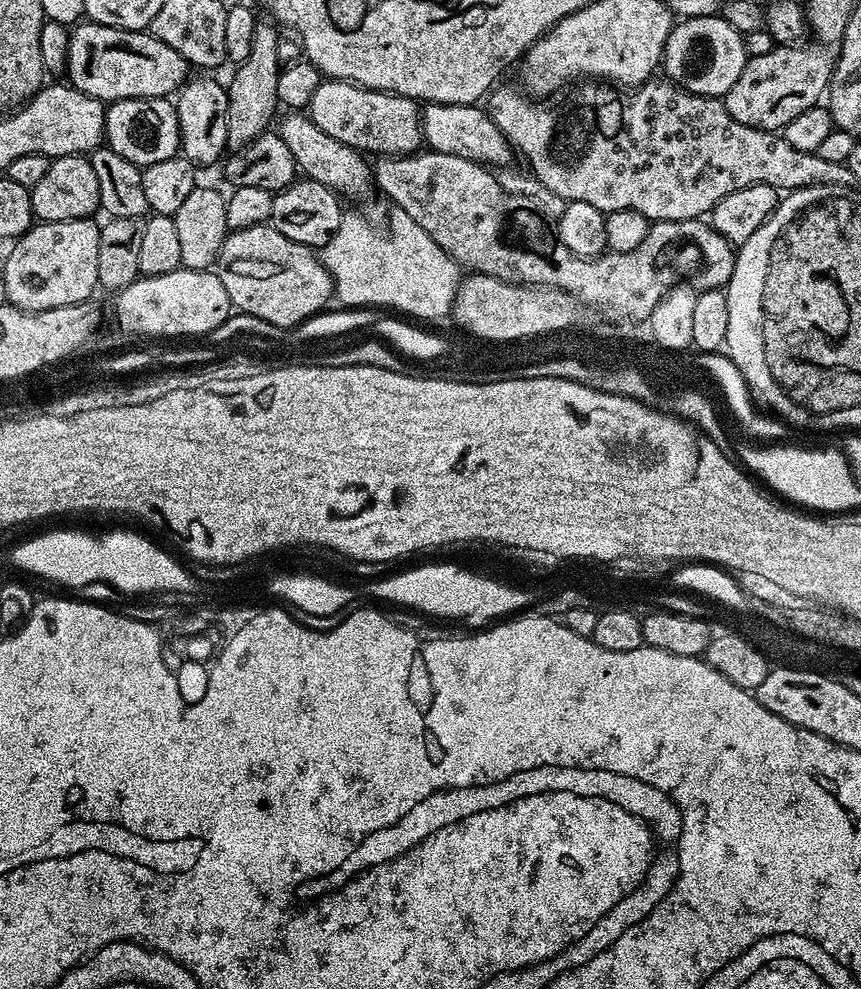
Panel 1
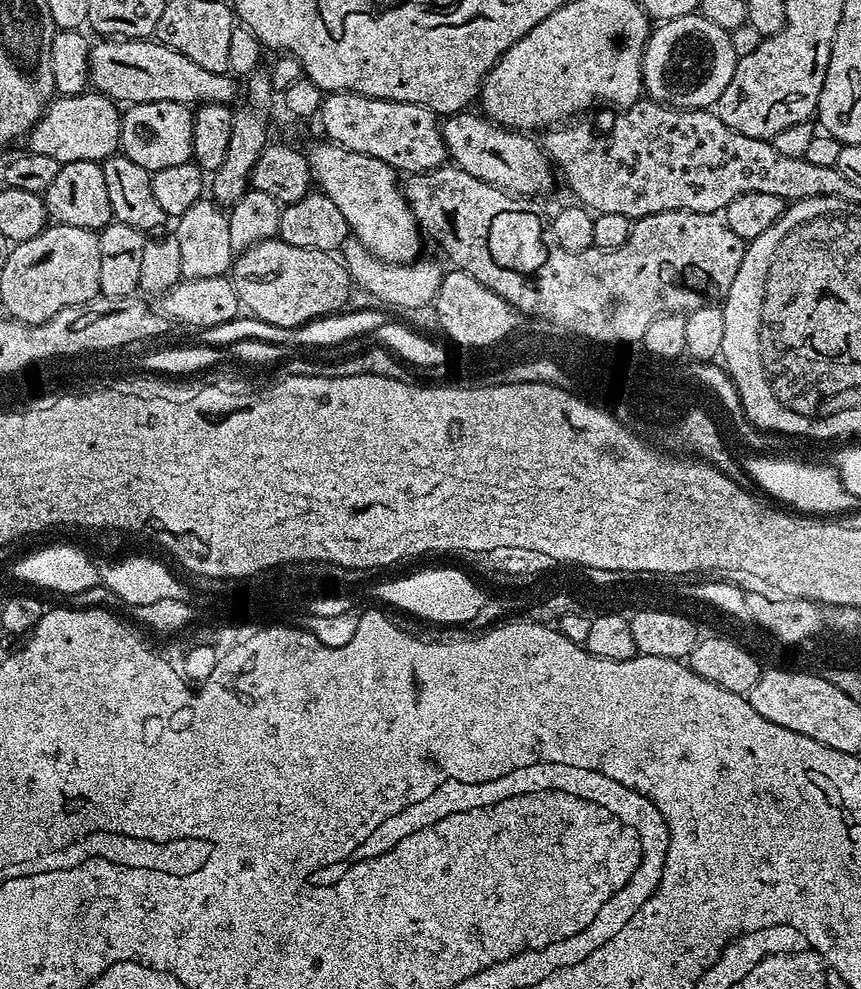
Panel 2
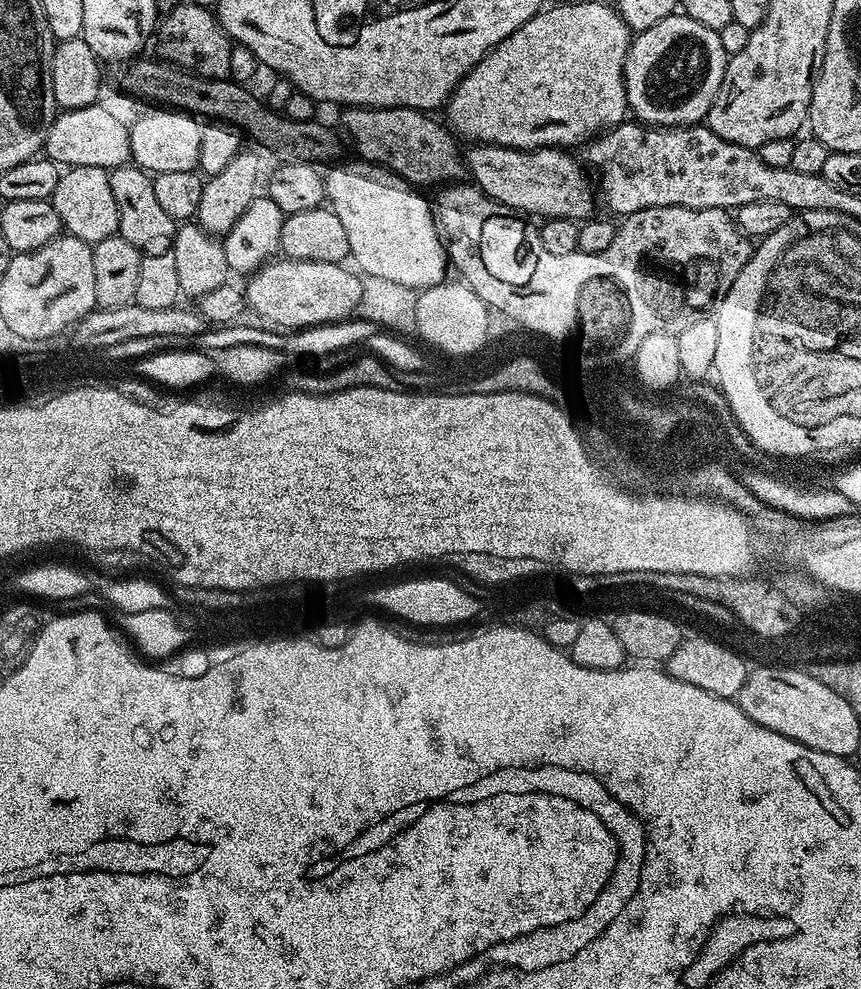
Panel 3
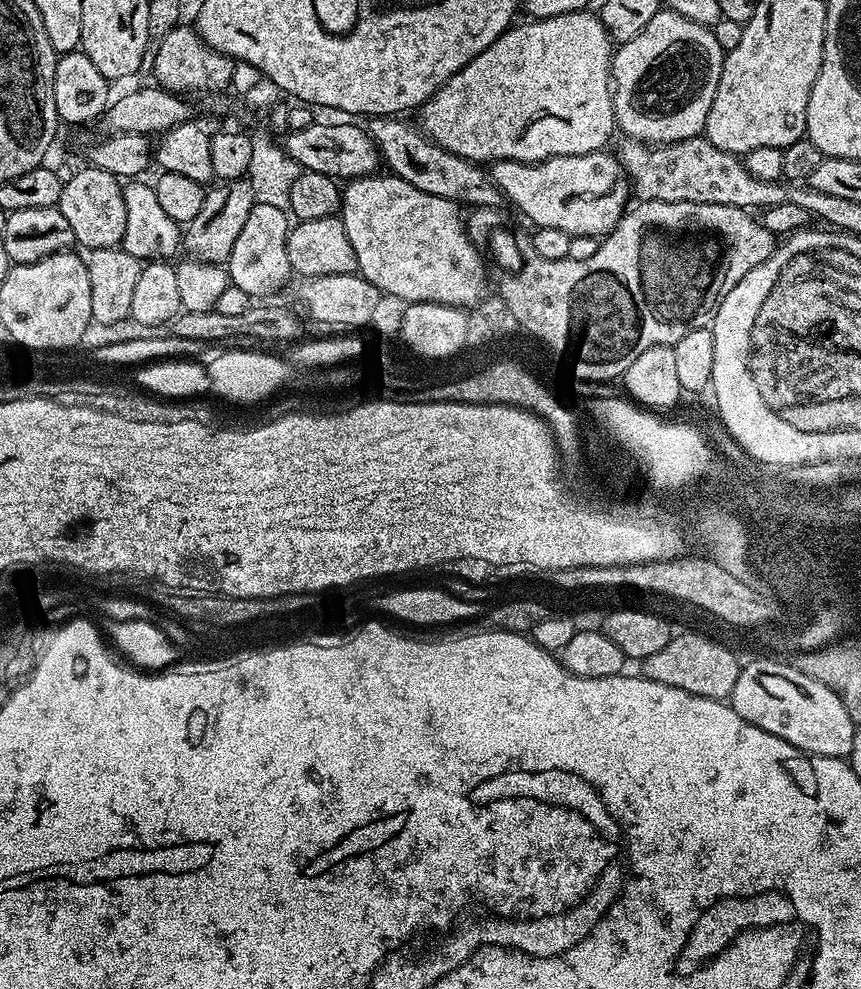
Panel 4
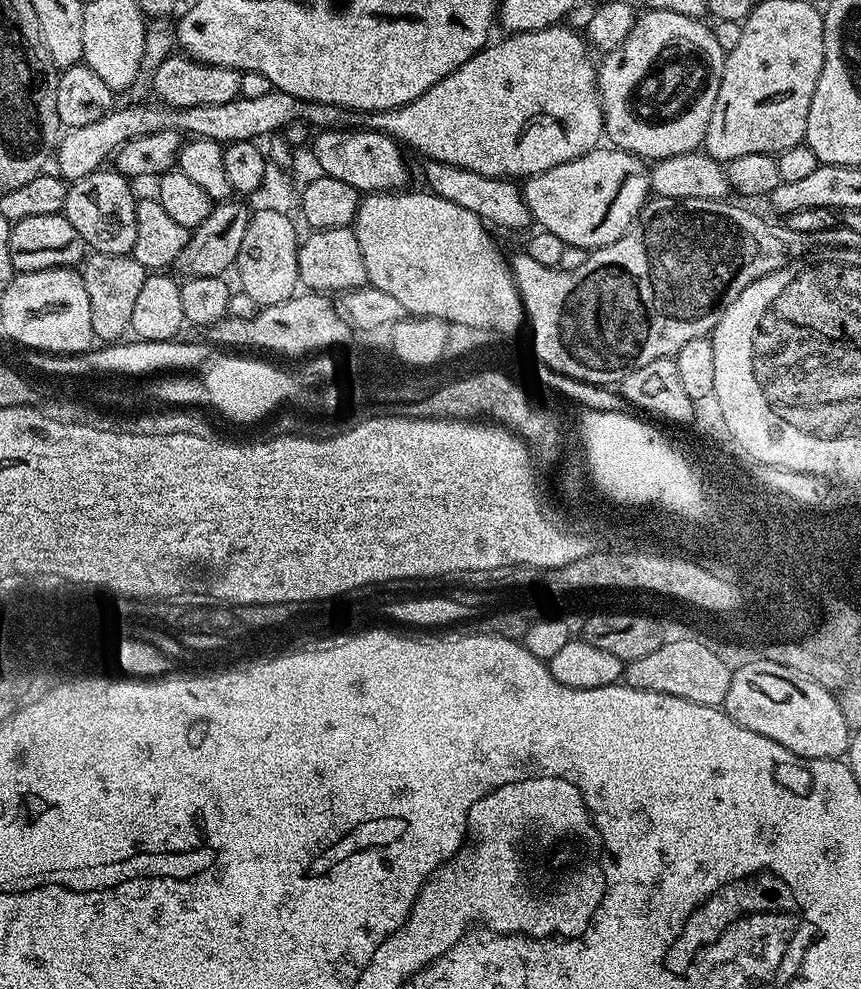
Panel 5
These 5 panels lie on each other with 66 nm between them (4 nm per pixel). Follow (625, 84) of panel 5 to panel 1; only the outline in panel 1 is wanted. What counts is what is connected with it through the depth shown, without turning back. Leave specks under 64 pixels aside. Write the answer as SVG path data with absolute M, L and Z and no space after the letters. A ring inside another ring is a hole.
M723 15L699 16L673 23L670 38L666 38L662 72L673 84L683 88L686 92L693 92L695 96L722 98L730 90L730 86L734 86L734 82L738 82L738 74L742 74L748 58L744 37L738 30L734 30L734 26L730 26L724 20Z

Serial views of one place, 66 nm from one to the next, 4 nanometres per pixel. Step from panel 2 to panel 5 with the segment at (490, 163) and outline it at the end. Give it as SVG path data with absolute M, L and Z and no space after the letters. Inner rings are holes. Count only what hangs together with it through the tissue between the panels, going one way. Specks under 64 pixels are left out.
M597 146L591 152L582 154L570 162L562 162L537 176L529 176L523 181L524 200L530 206L533 221L543 231L558 234L565 246L582 246L589 250L601 248L610 242L618 242L622 234L636 221L636 216L644 209L652 192L650 168L641 157L633 156L615 146Z

